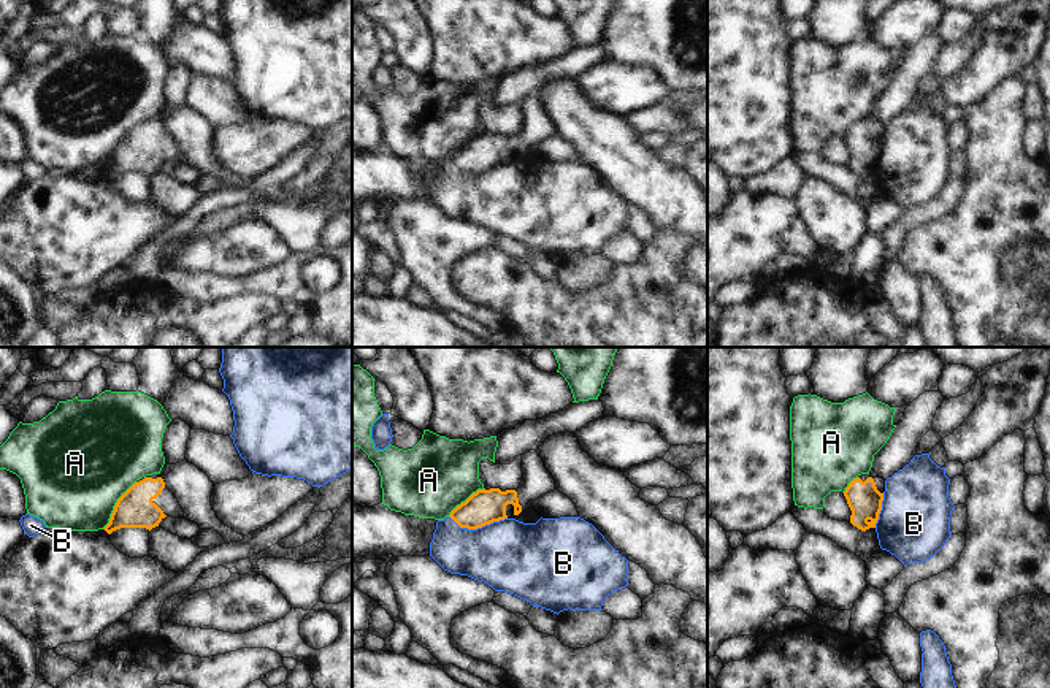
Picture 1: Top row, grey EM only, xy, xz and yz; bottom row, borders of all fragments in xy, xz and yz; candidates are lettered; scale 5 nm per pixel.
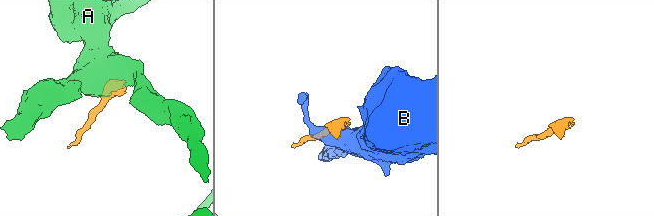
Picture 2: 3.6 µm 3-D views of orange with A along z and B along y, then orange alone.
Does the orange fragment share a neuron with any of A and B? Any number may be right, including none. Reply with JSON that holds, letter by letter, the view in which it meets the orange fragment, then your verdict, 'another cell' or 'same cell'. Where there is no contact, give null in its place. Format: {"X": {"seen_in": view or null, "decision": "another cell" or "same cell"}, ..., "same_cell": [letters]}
{"A": {"seen_in": "xy", "decision": "another cell"}, "B": {"seen_in": "xz", "decision": "another cell"}, "same_cell": []}

